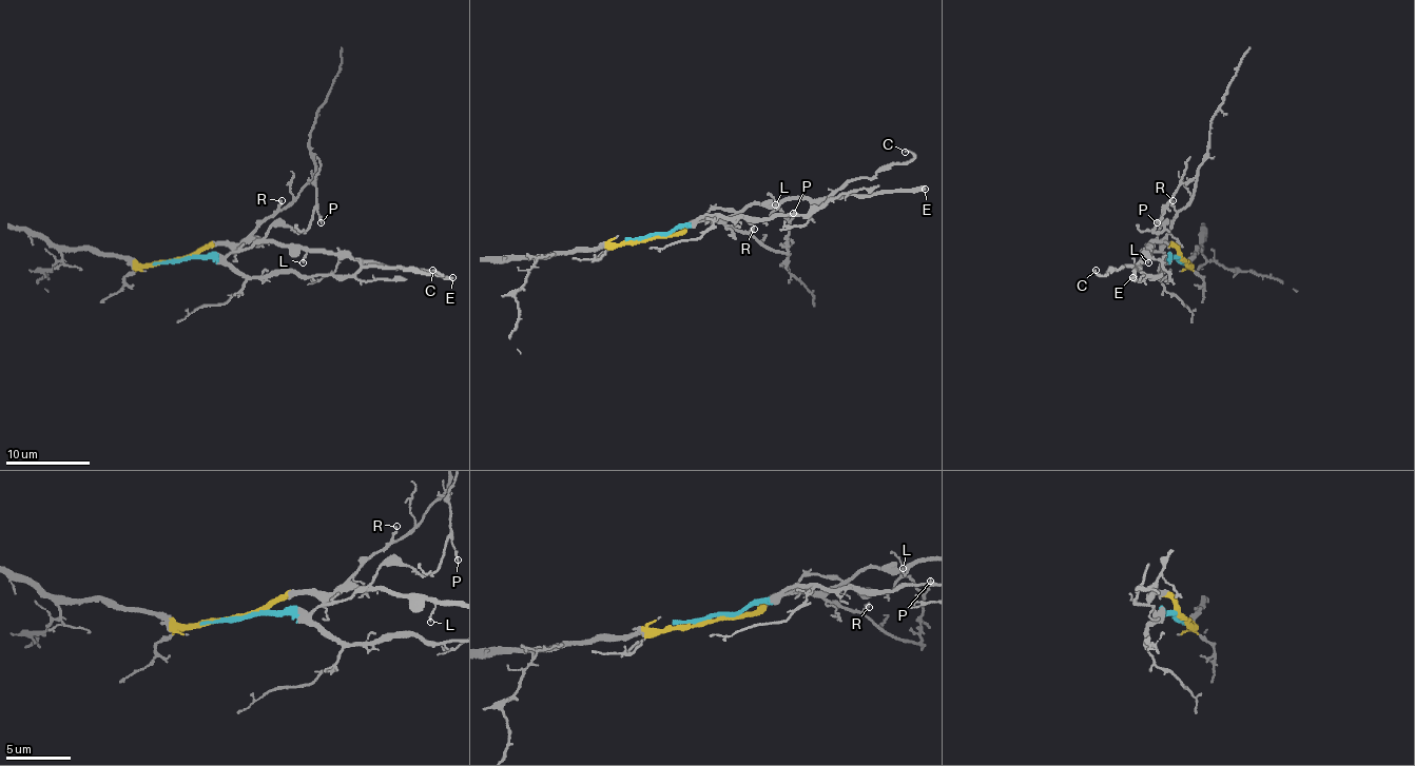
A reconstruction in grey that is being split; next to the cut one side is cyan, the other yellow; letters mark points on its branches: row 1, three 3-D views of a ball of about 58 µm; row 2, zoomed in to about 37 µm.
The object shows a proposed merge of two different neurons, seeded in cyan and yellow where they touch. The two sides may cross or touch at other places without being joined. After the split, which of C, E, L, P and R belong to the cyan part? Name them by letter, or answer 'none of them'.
C, P

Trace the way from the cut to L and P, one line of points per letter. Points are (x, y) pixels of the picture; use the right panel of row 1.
L: (1182, 260), (1180, 252), (1169, 243), (1152, 241), (1148, 246), (1148, 262)
P: (1180, 260), (1152, 250), (1152, 241), (1163, 226), (1163, 230), (1152, 230), (1165, 213), (1157, 223)

